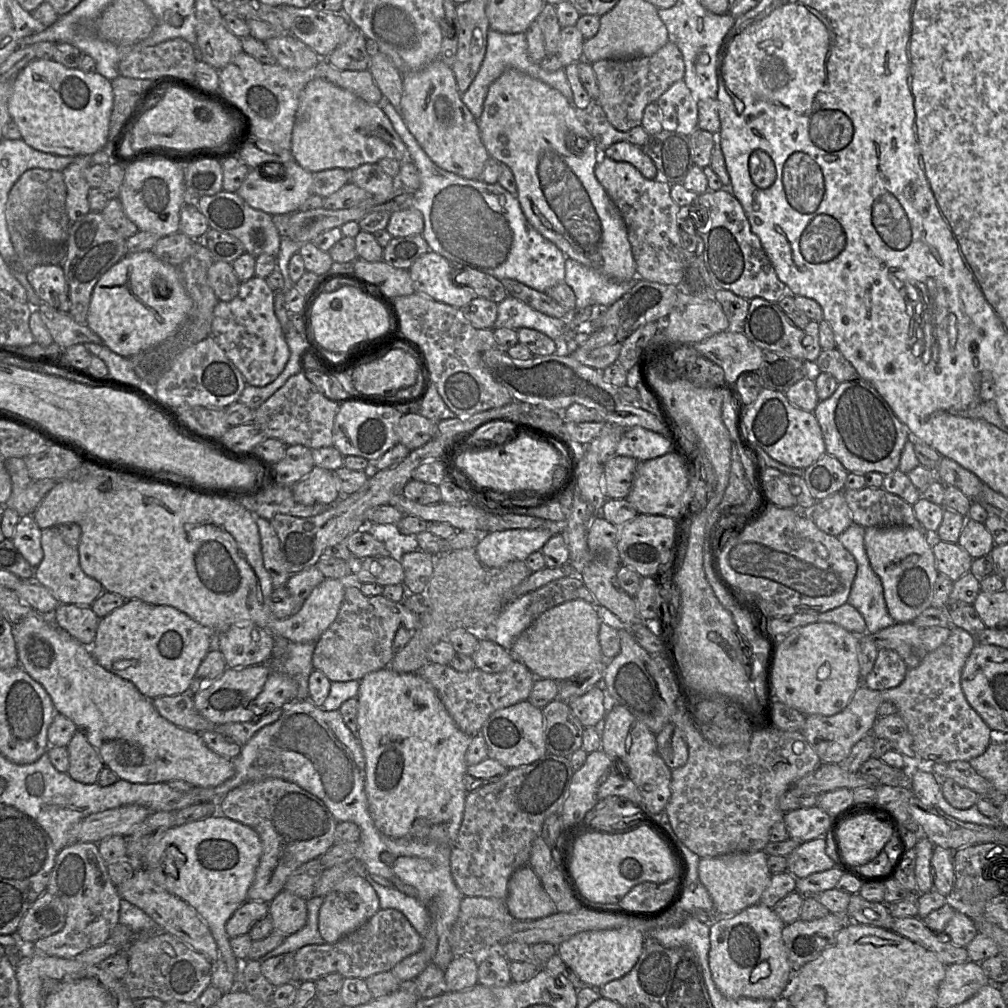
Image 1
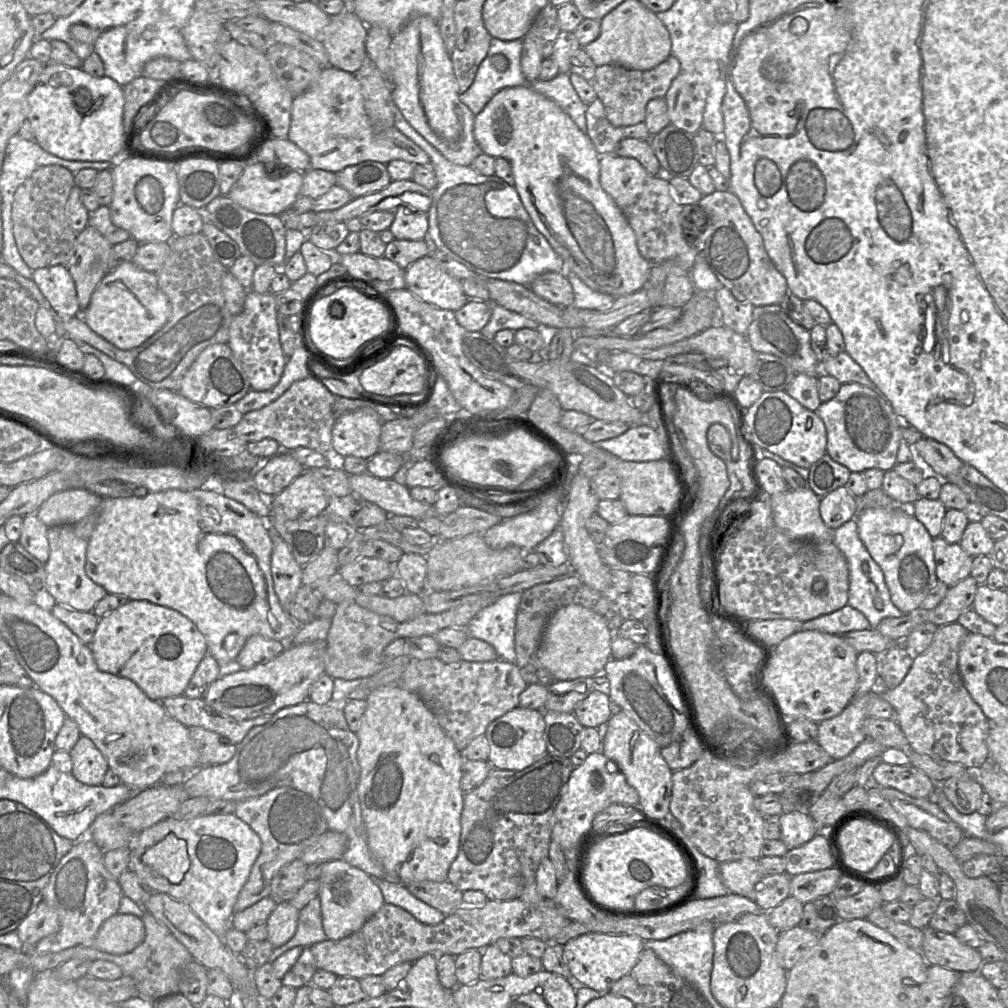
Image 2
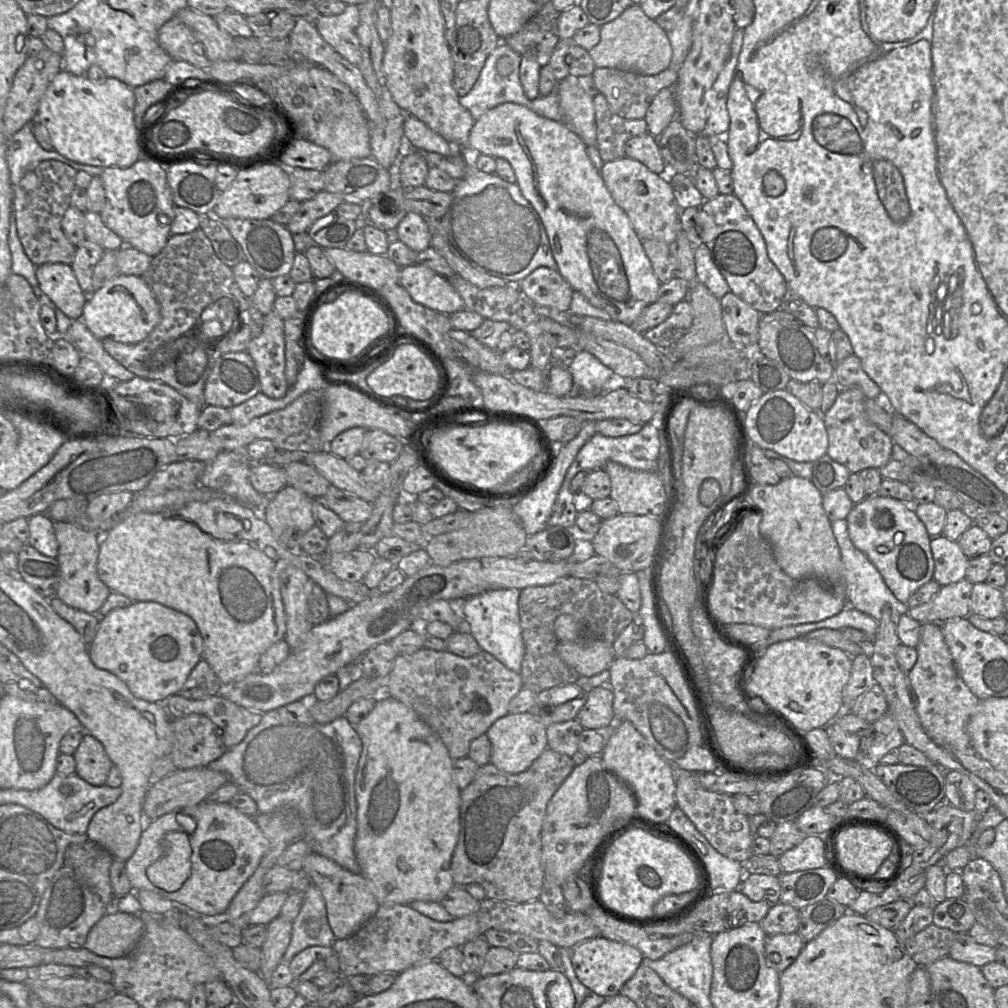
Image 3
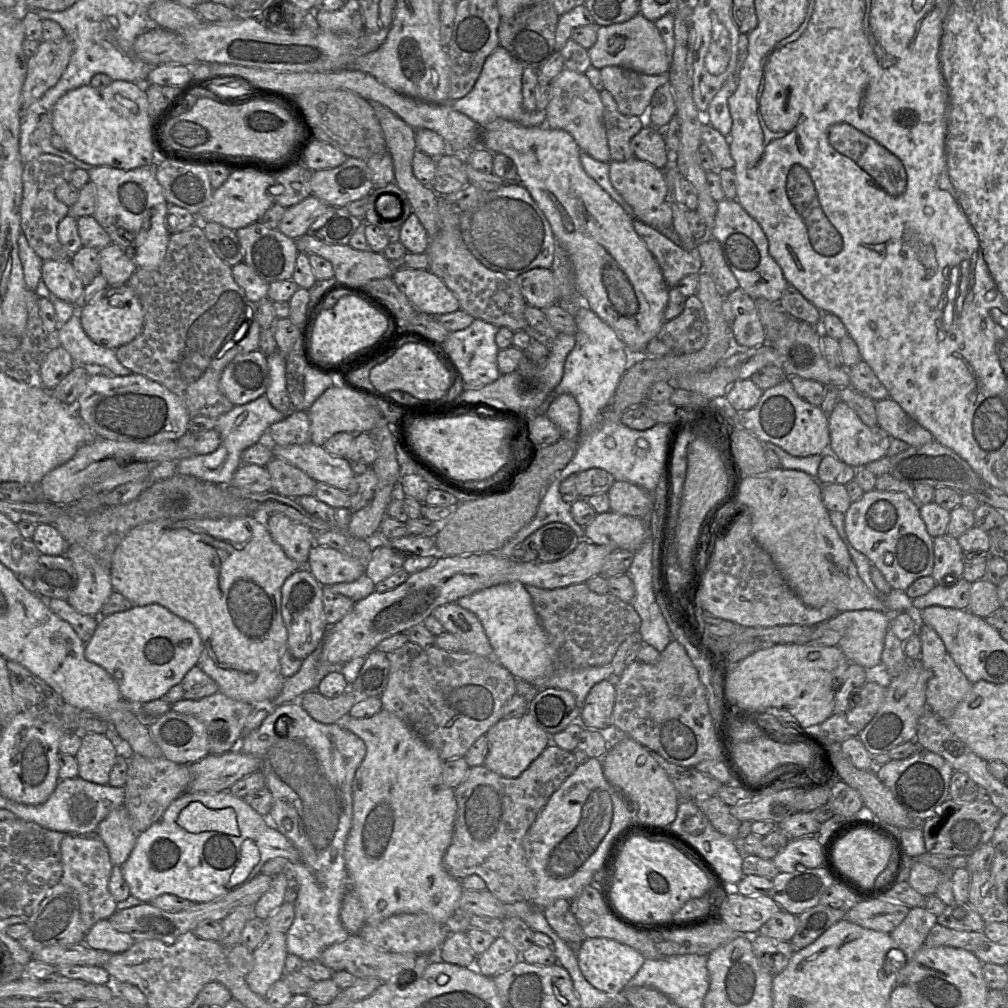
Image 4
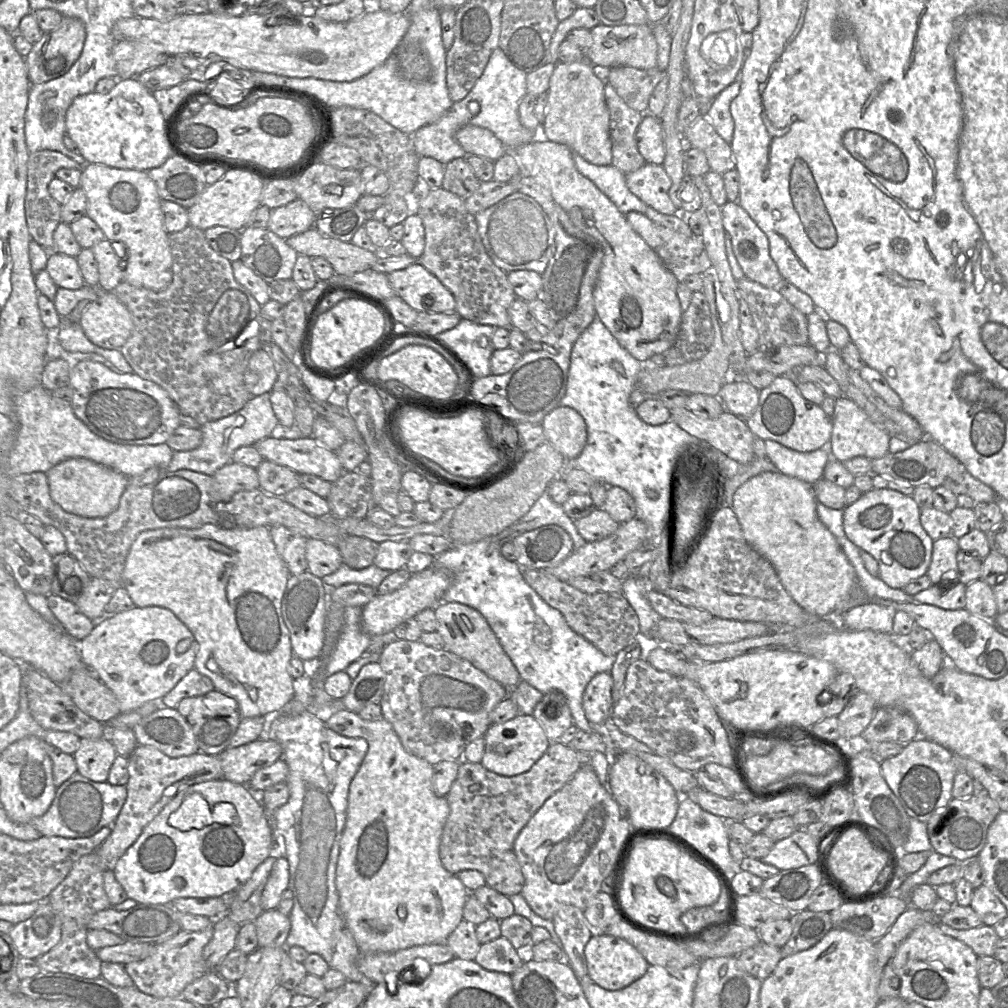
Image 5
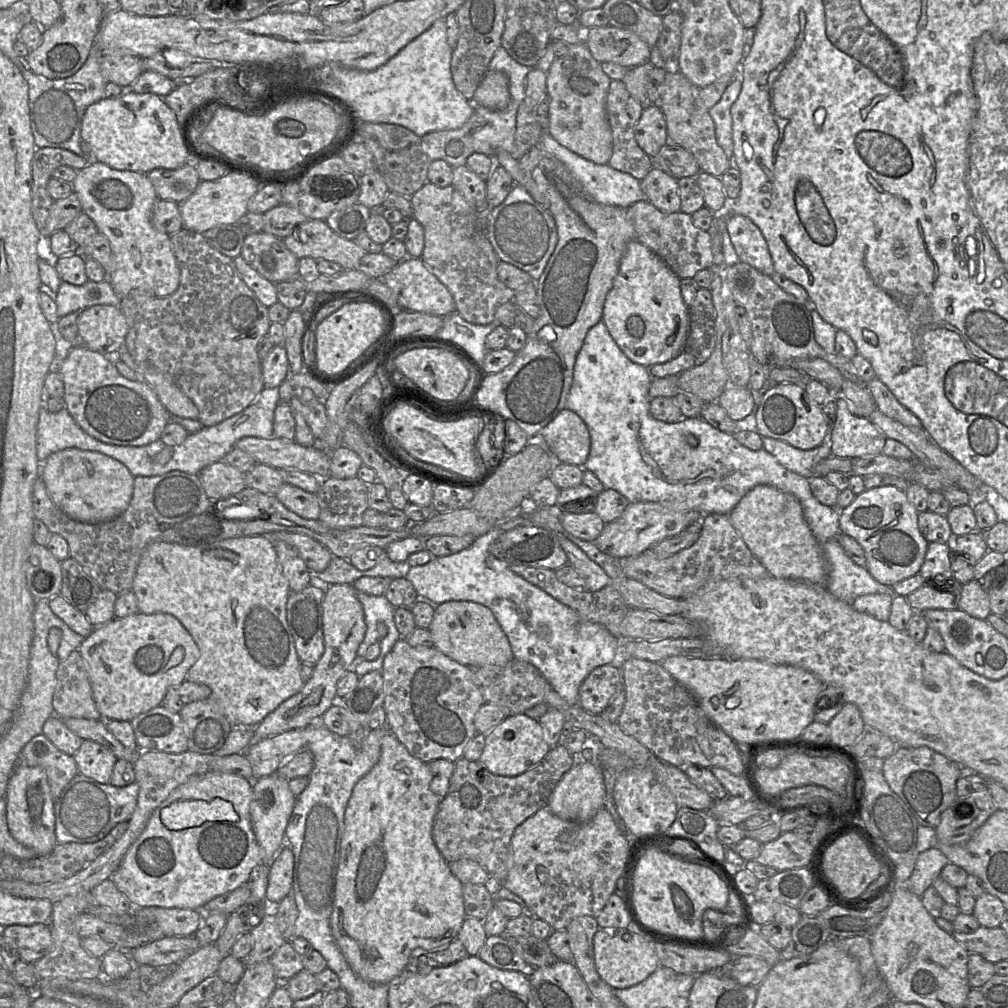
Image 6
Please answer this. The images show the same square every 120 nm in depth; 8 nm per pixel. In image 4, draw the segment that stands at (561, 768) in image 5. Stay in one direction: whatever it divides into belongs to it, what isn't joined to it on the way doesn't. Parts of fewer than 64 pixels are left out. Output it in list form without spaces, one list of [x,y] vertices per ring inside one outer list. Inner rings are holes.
[[[550,743],[528,768],[515,778],[500,776],[483,764],[470,767],[466,778],[454,789],[457,813],[452,840],[443,857],[445,870],[460,881],[472,874],[480,876],[487,889],[502,903],[532,902],[536,889],[535,876],[528,866],[522,841],[550,796],[577,765],[573,752]]]

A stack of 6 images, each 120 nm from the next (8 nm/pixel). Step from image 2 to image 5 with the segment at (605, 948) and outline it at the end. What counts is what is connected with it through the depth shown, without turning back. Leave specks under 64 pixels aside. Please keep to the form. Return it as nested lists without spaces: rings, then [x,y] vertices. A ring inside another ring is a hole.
[[[606,934],[593,935],[584,954],[590,979],[609,991],[627,987],[642,977],[649,967],[634,946]]]

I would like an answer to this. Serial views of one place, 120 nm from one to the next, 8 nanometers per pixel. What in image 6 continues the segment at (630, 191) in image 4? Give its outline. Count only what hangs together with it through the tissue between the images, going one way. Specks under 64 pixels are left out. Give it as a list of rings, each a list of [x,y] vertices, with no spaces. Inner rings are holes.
[[[653,167],[640,180],[640,187],[656,208],[665,213],[679,212],[681,199],[679,196],[678,181],[664,171]]]

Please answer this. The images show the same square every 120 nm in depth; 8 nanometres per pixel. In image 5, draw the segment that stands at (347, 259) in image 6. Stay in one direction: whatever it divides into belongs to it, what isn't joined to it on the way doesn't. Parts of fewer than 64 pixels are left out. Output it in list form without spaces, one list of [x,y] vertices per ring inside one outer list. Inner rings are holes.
[[[314,227],[295,234],[285,241],[298,254],[324,258],[337,275],[353,275],[371,269],[377,260],[376,252],[365,250],[351,242],[322,235]]]

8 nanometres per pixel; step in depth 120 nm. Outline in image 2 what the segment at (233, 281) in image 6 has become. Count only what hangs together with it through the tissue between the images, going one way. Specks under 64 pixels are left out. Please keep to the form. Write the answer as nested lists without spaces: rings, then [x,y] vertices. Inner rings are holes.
[[[203,233],[183,237],[173,237],[169,241],[170,253],[156,272],[160,289],[168,298],[171,314],[166,324],[139,347],[122,350],[111,344],[92,331],[81,316],[61,318],[66,336],[74,341],[83,341],[112,359],[127,366],[138,380],[152,388],[165,388],[179,391],[181,381],[189,367],[199,354],[208,346],[217,343],[227,343],[229,340],[229,326],[233,315],[229,312],[223,293],[222,278],[228,271],[214,256],[209,242]]]

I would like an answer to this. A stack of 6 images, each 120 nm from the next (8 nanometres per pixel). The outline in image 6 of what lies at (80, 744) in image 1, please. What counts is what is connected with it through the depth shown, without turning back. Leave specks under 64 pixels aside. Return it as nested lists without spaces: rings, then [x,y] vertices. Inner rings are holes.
[[[86,739],[83,740],[73,757],[78,767],[78,773],[99,783],[110,783],[117,757],[109,748]]]

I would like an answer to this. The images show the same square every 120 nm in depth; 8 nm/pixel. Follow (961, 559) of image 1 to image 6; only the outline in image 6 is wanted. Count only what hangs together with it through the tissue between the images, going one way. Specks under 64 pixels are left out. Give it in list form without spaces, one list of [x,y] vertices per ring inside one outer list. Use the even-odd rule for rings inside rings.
[[[930,542],[926,551],[925,559],[919,574],[924,578],[926,584],[942,586],[952,582],[952,569],[950,554],[952,543]]]

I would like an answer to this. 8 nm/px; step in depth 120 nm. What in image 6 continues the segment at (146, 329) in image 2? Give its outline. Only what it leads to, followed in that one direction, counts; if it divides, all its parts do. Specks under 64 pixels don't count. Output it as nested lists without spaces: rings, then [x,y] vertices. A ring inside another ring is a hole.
[[[94,305],[78,318],[79,341],[94,352],[118,354],[124,347],[128,324],[120,308]]]

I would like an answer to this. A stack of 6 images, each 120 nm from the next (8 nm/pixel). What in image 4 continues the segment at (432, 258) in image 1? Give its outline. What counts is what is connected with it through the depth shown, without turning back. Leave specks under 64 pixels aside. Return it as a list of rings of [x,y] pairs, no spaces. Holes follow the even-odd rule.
[[[428,269],[395,270],[392,279],[416,311],[439,316],[460,309],[455,294]]]

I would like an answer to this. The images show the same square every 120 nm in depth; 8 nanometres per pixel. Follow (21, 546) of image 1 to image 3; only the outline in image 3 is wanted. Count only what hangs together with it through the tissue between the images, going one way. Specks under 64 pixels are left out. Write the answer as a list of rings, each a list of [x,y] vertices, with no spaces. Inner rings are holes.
[[[35,514],[28,518],[28,527],[27,544],[45,556],[56,558],[58,542],[54,533],[54,521],[47,514]]]

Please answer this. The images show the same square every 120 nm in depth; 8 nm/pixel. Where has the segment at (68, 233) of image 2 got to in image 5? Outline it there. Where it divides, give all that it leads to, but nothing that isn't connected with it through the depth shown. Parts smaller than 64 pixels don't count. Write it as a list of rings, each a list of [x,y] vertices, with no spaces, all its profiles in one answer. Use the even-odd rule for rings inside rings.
[[[40,150],[30,153],[27,164],[27,189],[25,216],[28,231],[34,241],[49,252],[55,252],[53,235],[61,221],[61,207],[49,193],[49,184],[61,168],[81,169],[81,165],[64,154],[54,150]]]

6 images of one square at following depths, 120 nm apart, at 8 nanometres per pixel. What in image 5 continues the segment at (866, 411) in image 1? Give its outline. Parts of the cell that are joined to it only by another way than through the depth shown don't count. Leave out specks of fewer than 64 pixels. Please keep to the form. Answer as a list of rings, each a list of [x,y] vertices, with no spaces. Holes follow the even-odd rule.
[[[843,396],[836,400],[832,417],[831,455],[832,458],[845,462],[855,457],[878,459],[889,452],[890,435],[873,423],[868,415],[850,398]]]

